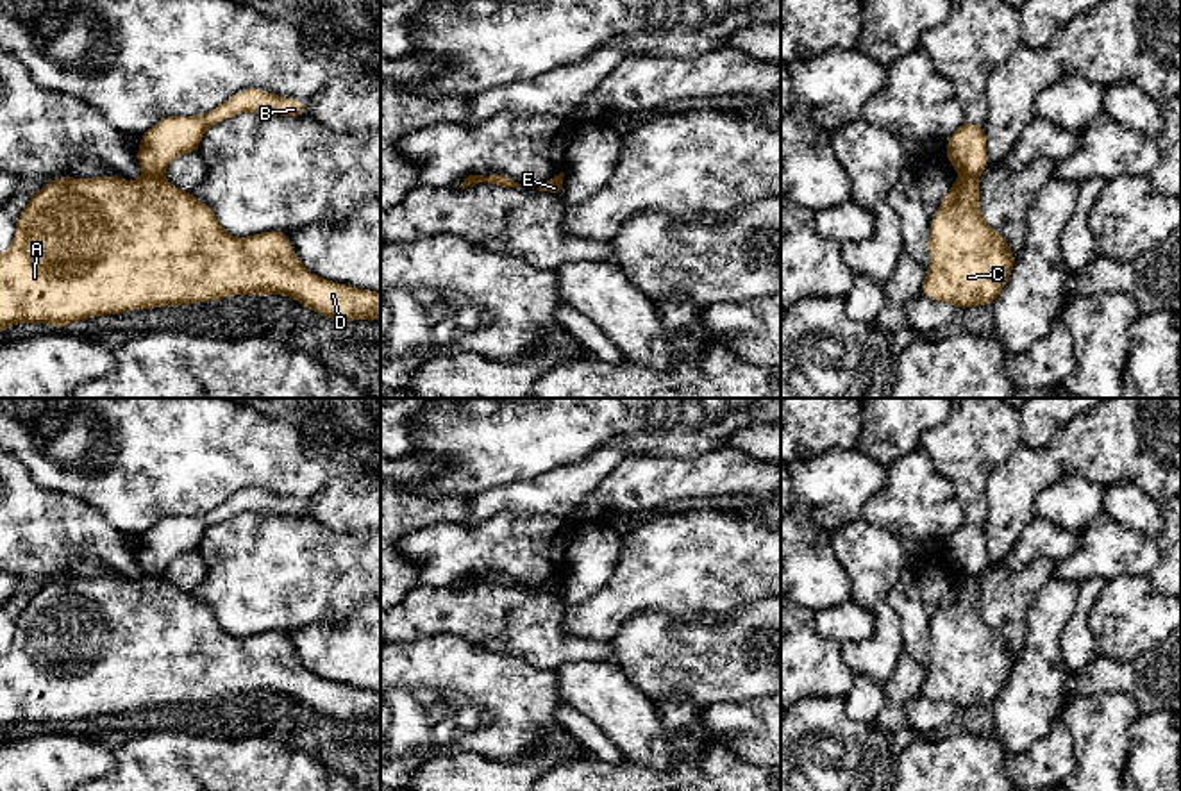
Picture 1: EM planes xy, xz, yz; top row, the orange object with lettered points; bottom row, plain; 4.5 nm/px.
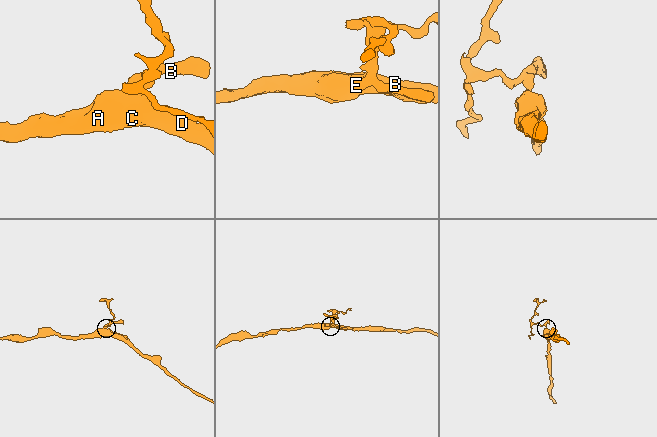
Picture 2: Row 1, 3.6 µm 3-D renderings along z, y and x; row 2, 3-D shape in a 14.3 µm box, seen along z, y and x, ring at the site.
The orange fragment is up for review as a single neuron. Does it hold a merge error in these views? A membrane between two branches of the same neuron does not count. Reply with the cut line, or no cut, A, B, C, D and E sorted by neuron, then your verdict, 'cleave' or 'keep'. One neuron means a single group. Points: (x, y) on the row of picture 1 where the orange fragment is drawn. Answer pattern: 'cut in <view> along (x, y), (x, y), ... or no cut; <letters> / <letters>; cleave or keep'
cut in xy along (145, 174), (161, 177); A C D E / B; cleave

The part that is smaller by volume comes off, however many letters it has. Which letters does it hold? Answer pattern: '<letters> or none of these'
B

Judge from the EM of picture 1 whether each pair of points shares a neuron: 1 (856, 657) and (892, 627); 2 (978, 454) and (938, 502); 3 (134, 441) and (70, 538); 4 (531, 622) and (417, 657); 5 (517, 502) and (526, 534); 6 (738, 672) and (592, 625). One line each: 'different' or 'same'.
1: same
2: different
3: different
4: different
5: different
6: different

